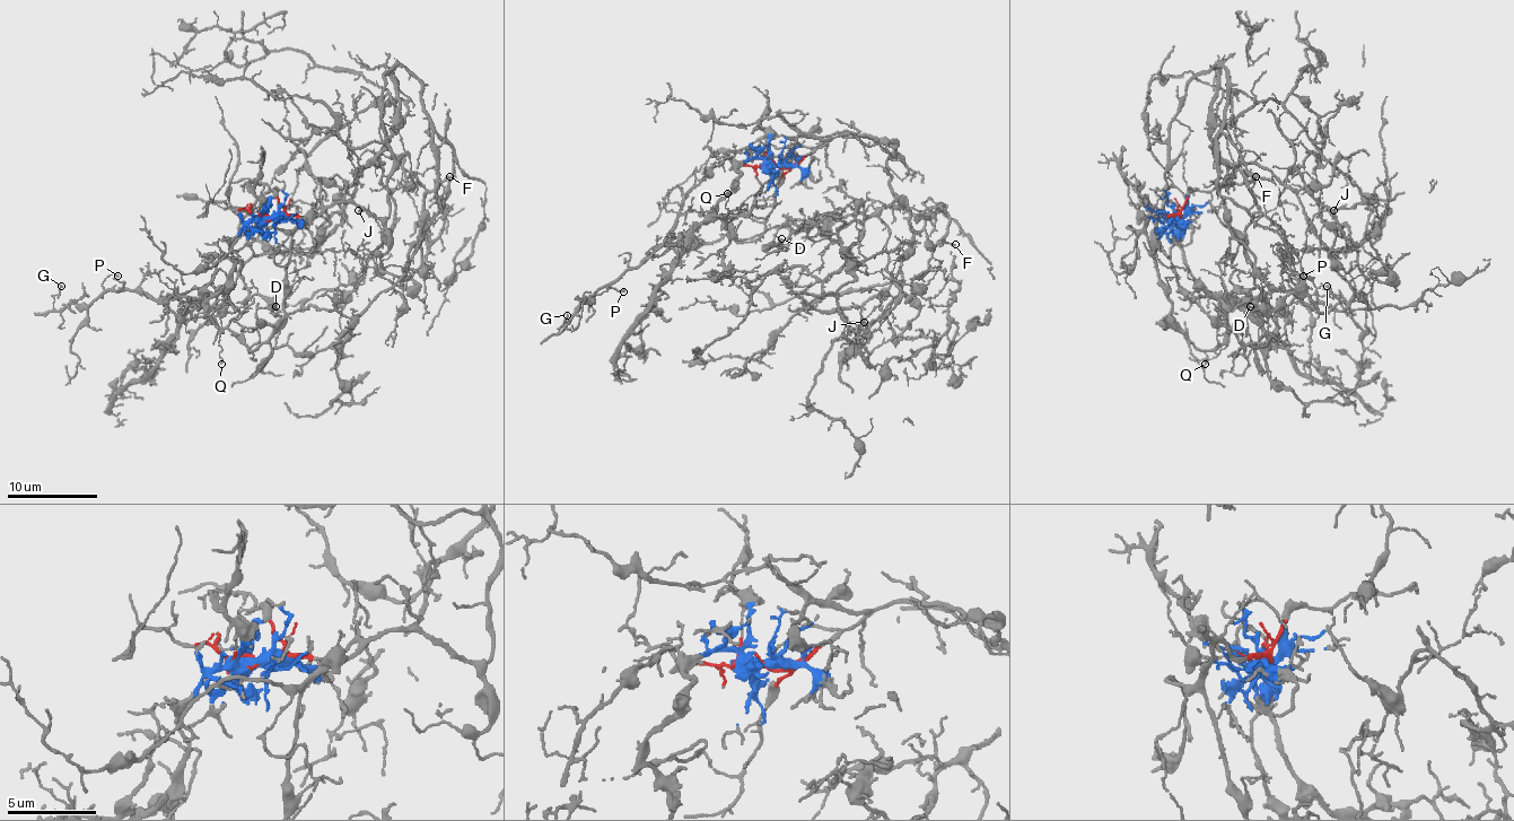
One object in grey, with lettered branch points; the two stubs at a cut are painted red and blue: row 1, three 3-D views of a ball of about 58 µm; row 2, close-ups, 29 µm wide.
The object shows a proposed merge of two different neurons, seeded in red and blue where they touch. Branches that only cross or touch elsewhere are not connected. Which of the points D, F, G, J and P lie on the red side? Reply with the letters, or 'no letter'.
D, F, J

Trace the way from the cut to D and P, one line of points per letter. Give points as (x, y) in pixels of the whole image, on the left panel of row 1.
D: (268, 220), (386, 218), (382, 88), (420, 84), (436, 186), (402, 274), (313, 352), (277, 346), (274, 305)
P: (268, 218), (252, 220), (232, 245), (234, 272), (213, 294), (149, 298), (106, 289), (102, 282), (117, 277)

